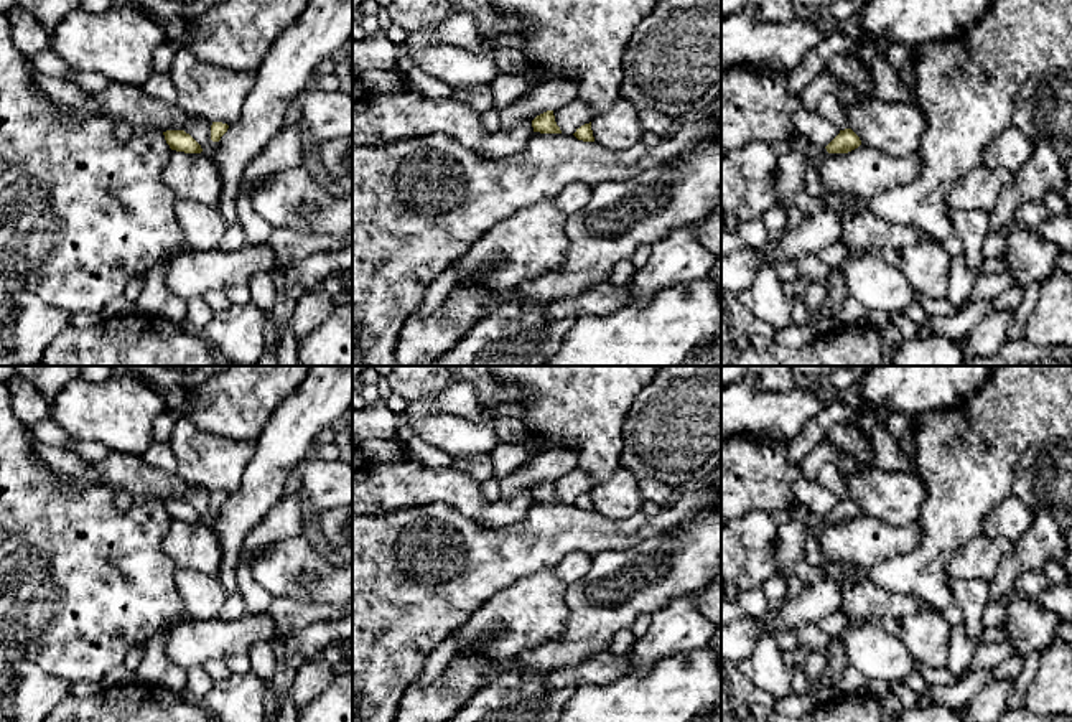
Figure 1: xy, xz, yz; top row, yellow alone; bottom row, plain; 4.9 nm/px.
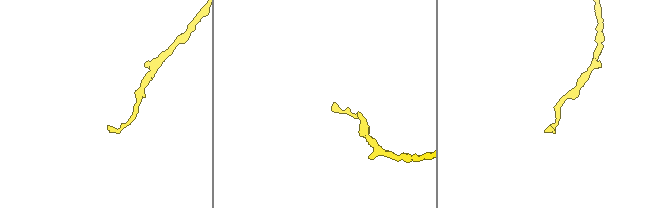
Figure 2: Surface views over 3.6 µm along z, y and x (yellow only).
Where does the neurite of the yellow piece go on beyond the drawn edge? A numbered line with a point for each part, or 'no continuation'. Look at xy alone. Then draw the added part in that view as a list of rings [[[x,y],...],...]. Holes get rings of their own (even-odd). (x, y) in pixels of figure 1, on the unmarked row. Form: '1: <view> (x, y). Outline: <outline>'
no continuation

